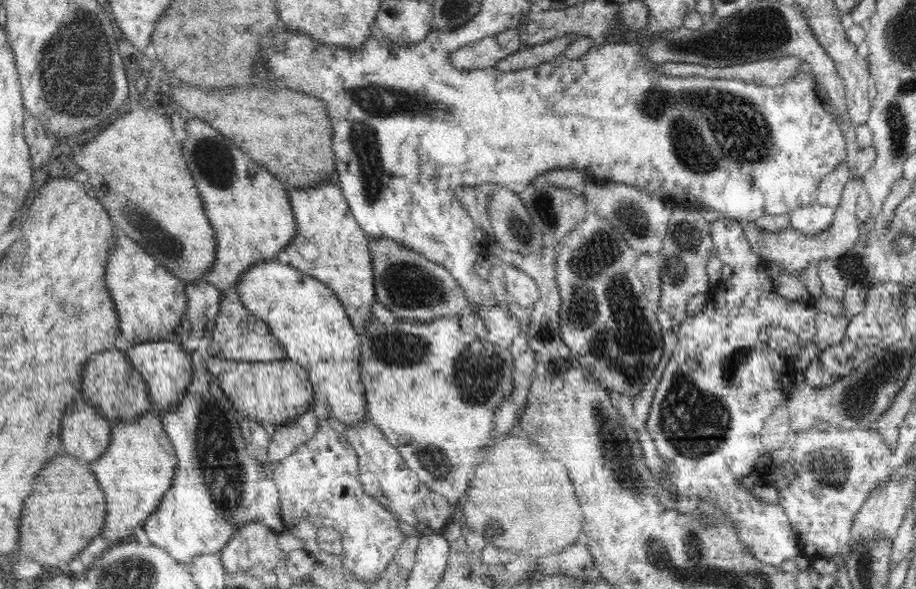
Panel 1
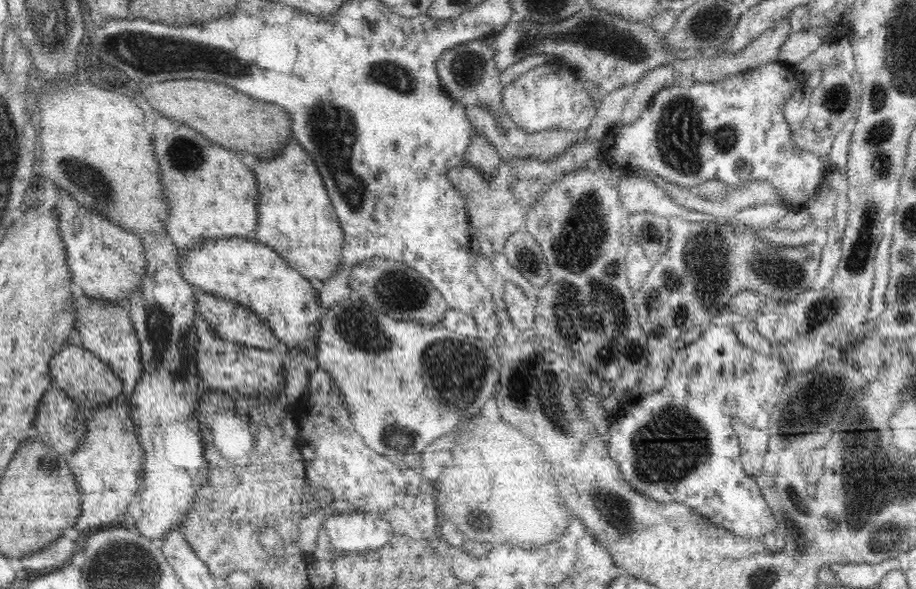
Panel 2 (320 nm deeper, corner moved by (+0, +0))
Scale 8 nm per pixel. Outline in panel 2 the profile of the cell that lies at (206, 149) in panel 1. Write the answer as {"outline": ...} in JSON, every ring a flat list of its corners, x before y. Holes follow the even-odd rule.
{"outline":[[170,118,156,120,154,136,154,152,160,164,160,182,164,186,164,198,168,200,165,228,180,257,203,242,220,240,222,237,254,238,259,194,255,174,250,172,242,158,232,150,224,150,224,146,212,144,200,132]]}

